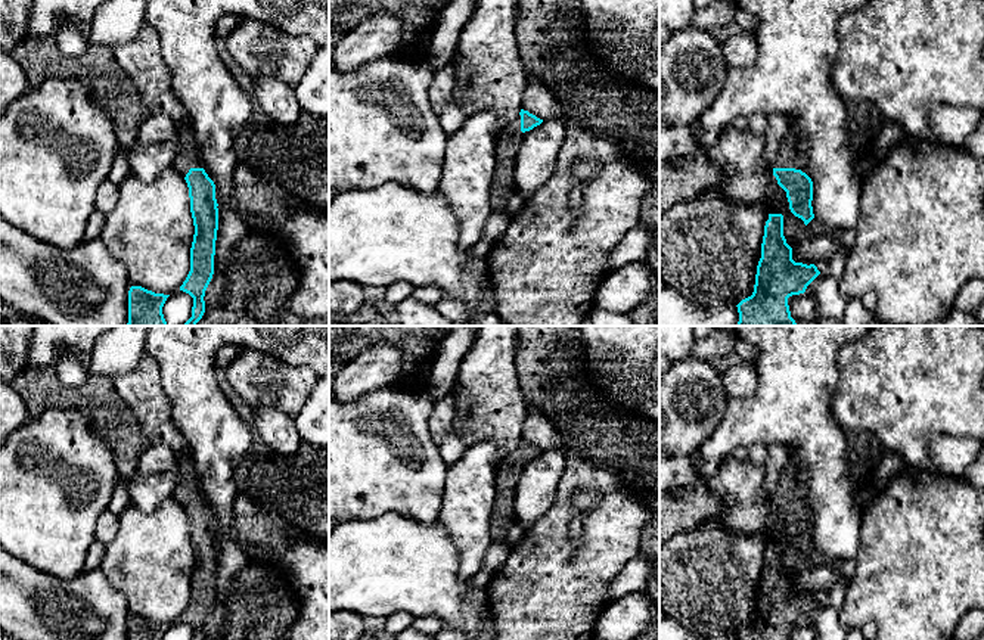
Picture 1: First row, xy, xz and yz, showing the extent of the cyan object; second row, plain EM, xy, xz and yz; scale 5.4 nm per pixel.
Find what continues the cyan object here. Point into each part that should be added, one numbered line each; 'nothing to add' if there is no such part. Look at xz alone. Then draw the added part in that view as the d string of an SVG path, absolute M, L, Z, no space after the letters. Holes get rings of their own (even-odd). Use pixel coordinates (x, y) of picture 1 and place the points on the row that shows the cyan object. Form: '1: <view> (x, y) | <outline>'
1: xz (502, 188) | M518 115L497 137L496 173L490 184L490 202L496 212L505 212L510 196L518 190L513 181L515 158L528 131L521 131L521 115Z

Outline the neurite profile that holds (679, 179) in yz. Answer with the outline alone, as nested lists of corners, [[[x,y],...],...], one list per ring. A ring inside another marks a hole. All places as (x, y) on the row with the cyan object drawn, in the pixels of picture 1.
[[[702,149],[690,159],[671,159],[659,165],[659,212],[679,201],[695,199],[716,187],[724,171],[713,164]]]

